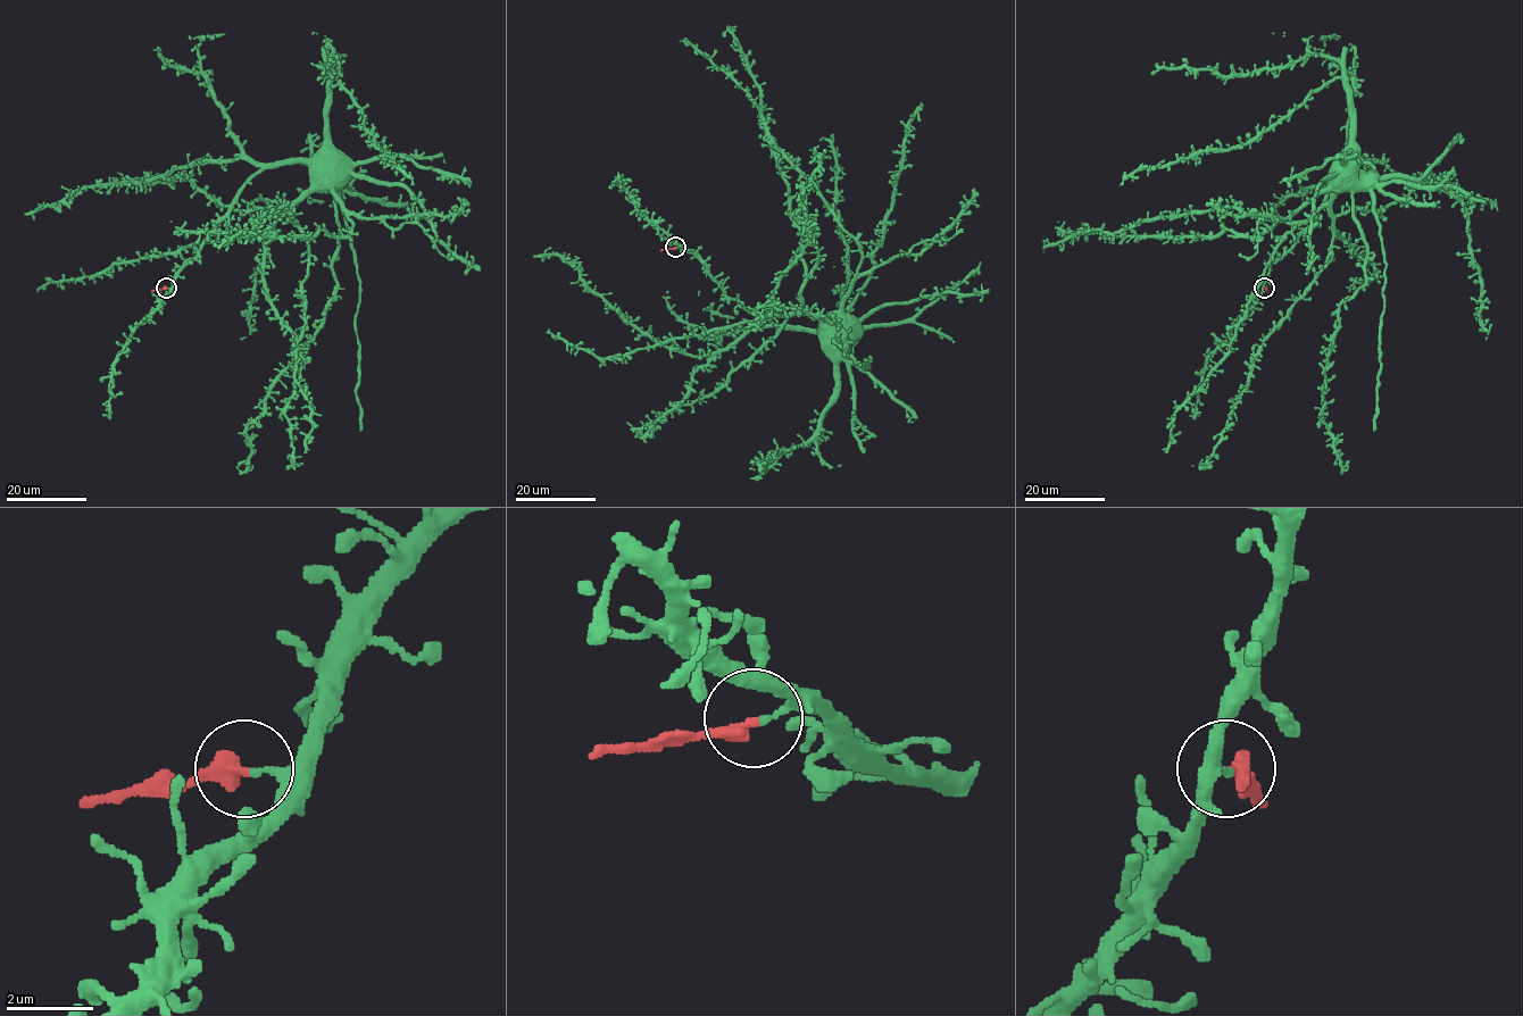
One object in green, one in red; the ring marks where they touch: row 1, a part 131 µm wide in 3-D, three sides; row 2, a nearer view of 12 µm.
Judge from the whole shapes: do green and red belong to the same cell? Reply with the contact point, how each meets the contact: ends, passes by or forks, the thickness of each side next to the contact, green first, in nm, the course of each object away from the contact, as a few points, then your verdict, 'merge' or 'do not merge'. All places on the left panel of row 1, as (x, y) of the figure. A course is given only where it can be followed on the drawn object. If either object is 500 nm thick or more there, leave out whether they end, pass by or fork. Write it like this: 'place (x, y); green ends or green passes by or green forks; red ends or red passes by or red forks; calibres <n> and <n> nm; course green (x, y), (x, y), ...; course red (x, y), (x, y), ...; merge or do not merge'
place (166, 288); green ends; red ends; calibres 160 and 400 nm; course green (166, 288), (256, 175), (308, 164), (297, 222), (281, 208), (234, 238), (171, 222); course red (166, 288), (151, 291); do not merge

